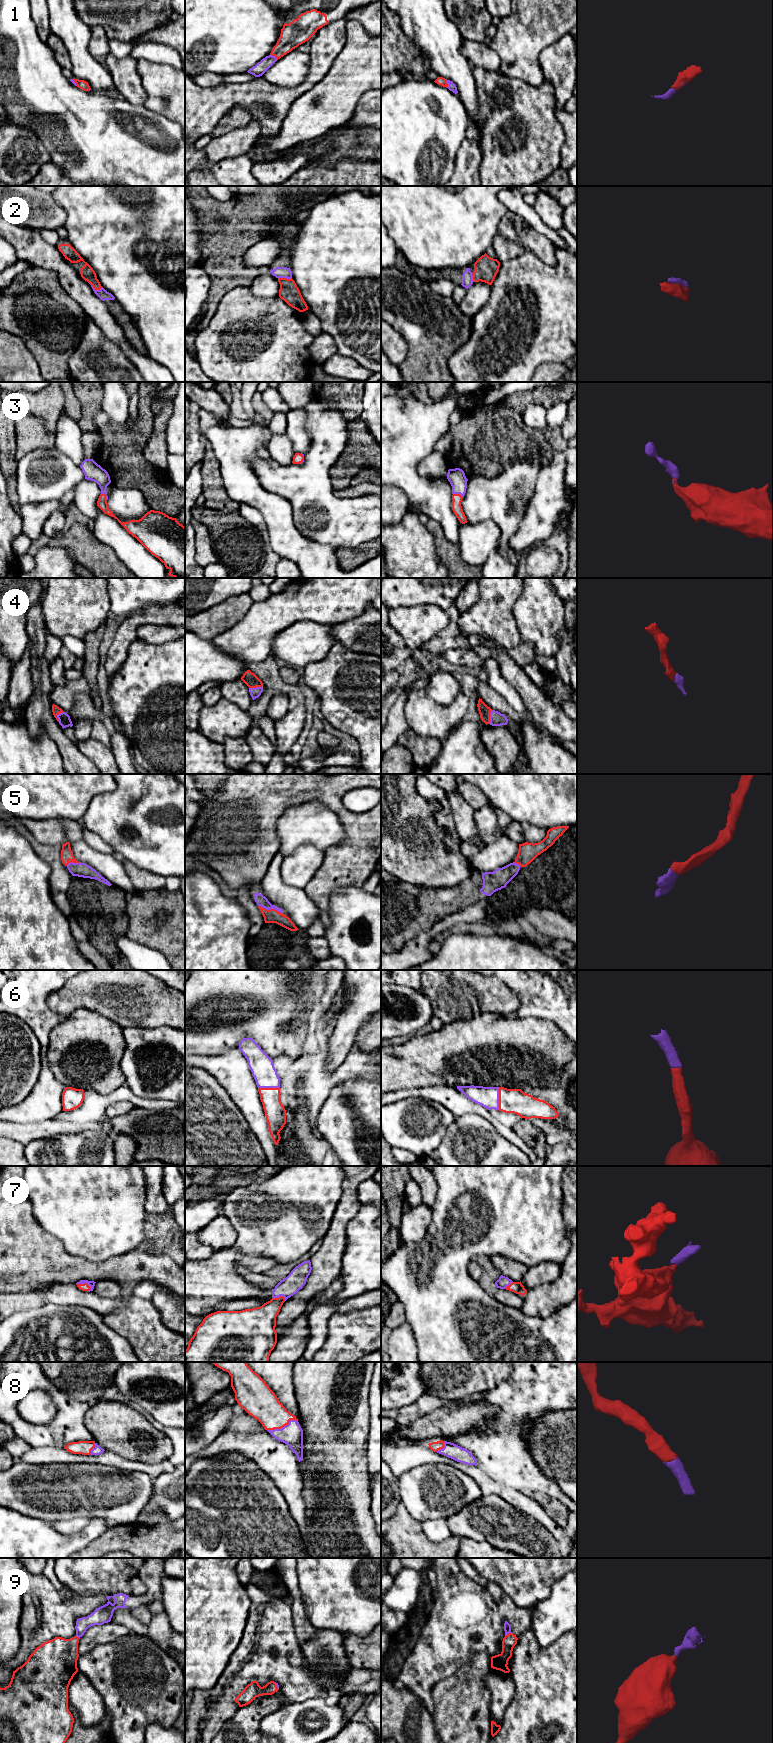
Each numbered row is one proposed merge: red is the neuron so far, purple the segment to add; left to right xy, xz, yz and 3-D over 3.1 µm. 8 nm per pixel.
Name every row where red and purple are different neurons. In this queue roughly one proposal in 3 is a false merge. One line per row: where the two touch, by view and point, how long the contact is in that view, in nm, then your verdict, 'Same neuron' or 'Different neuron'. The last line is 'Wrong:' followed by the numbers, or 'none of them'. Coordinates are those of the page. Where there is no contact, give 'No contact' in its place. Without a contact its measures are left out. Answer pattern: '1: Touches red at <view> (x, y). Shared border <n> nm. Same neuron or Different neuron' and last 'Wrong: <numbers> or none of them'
1: Touches red at xz (274, 55). Shared border 80 nm. Same neuron
2: Touches red at xy (95, 289). Shared border 120 nm. Same neuron
3: Touches red at yz (458, 494). Shared border 90 nm. Same neuron
4: Touches red at xz (255, 687). Shared border 110 nm. Same neuron
5: Touches red at xz (270, 909). Shared border 220 nm. Same neuron
6: Touches red at yz (499, 1098). Shared border 180 nm. Same neuron
7: Touches red at xy (84, 1283). Shared border 130 nm. Same neuron
8: Touches red at xz (282, 1427). Shared border 260 nm. Same neuron
9: Touches red at yz (509, 1633). Shared border 70 nm. Same neuron
Wrong: none of them

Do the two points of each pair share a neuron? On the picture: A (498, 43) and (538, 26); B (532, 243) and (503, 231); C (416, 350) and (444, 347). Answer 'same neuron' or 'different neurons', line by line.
A: same neuron
B: same neuron
C: same neuron

